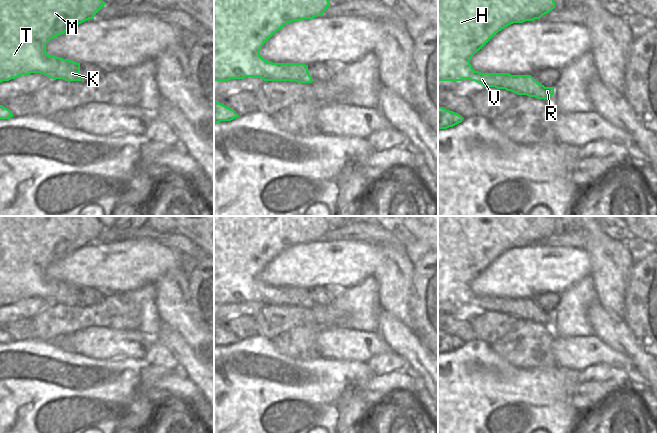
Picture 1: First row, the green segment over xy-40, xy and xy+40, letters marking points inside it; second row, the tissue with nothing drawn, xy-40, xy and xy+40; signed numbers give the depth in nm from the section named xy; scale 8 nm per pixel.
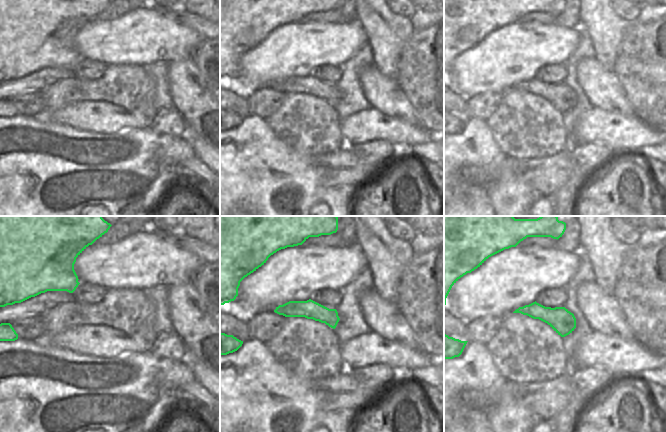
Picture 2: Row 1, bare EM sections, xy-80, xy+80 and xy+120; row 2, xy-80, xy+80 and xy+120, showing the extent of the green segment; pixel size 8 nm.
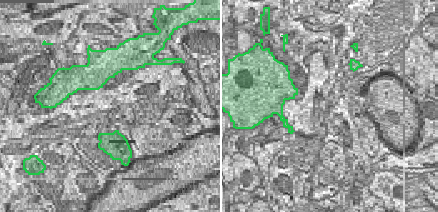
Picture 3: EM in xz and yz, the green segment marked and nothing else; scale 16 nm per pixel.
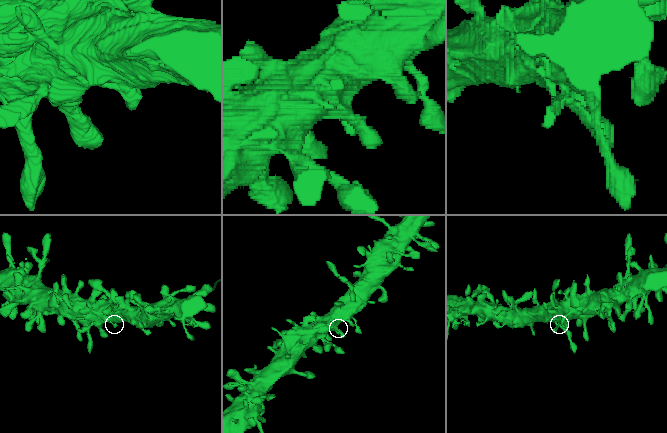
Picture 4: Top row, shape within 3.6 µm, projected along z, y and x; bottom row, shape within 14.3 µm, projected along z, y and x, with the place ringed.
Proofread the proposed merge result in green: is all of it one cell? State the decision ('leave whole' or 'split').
leave whole

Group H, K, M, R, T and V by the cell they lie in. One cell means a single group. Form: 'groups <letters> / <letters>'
groups H K M R T V

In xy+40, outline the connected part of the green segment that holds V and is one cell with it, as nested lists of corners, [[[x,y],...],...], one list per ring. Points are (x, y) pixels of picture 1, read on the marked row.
[[[438,0],[438,81],[469,79],[484,87],[505,89],[537,99],[549,99],[554,94],[554,87],[545,87],[531,75],[481,73],[472,68],[470,60],[505,27],[540,19],[555,6],[554,0]]]

